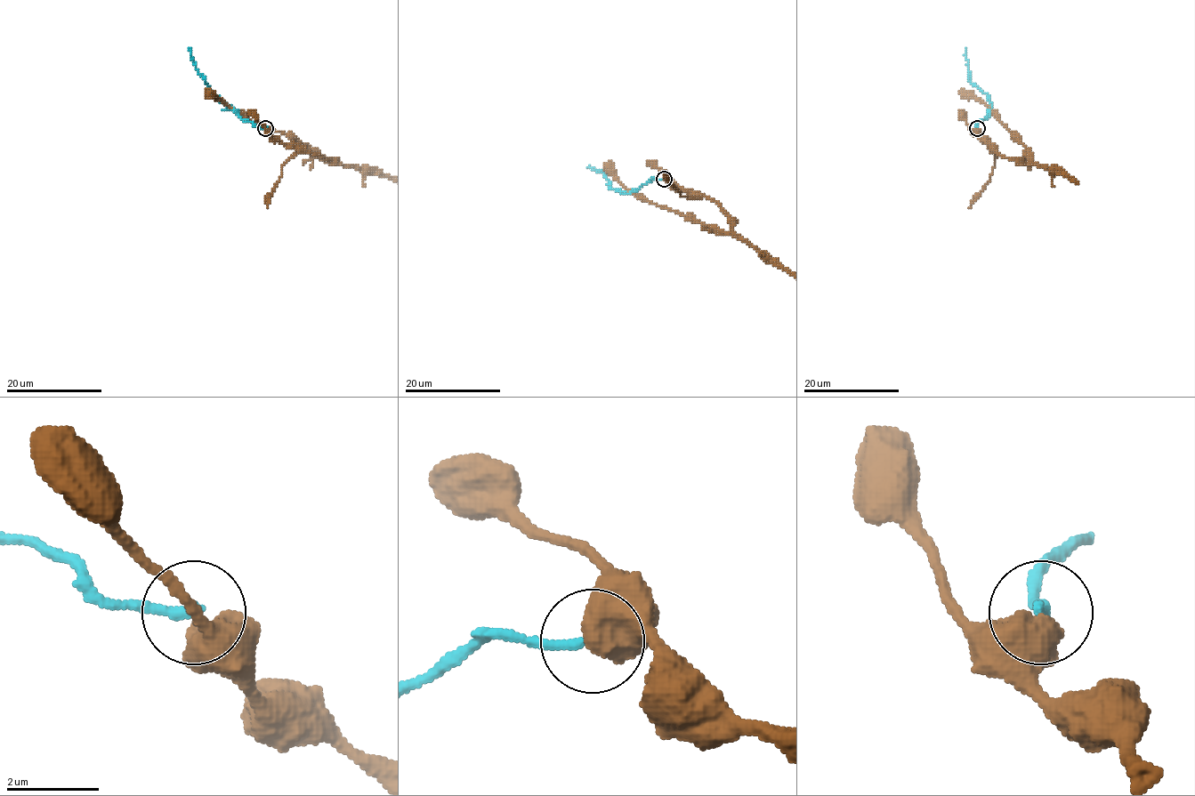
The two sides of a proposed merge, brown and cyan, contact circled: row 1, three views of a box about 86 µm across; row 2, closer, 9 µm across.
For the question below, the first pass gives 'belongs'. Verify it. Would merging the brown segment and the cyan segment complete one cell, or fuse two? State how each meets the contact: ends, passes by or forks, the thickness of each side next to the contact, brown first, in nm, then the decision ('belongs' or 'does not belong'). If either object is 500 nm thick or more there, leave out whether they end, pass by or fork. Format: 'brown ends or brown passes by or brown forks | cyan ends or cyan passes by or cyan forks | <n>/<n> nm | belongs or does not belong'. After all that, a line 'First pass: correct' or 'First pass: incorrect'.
650/240 nm | does not belong
First pass: incorrect

